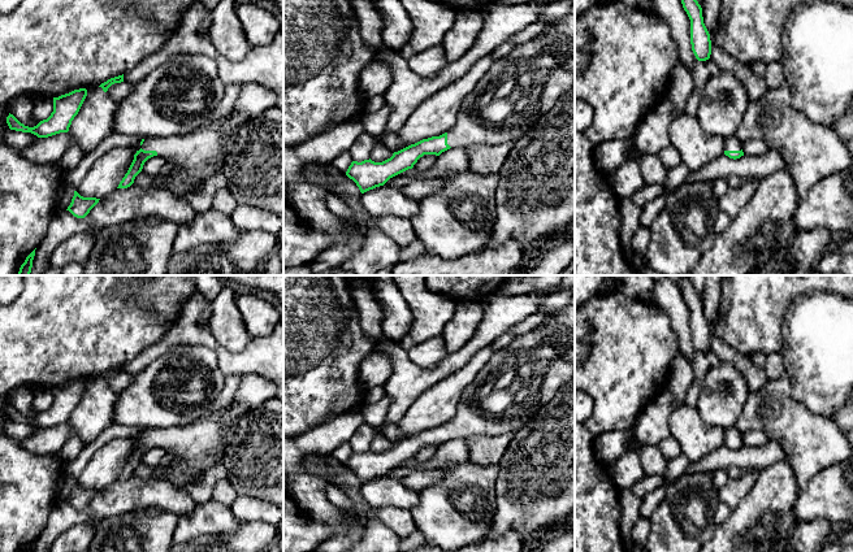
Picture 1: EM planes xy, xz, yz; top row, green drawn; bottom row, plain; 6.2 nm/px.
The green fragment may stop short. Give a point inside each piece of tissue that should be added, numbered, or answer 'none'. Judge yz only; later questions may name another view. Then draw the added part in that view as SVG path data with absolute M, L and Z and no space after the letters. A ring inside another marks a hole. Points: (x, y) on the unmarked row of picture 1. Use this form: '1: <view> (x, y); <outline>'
1: yz (732, 434); M736 427L724 430L724 442L741 442L741 433Z

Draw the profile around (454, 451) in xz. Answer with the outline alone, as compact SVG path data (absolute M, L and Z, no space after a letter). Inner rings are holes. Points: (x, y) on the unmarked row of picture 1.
M455 438L437 447L436 453L428 461L419 462L412 458L390 469L385 475L400 481L403 477L416 470L440 469L449 464L455 465L466 460L468 460L468 444L464 439Z

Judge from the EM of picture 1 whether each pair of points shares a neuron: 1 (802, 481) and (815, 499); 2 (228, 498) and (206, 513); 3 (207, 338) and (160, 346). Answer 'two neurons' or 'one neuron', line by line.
1: two neurons
2: two neurons
3: one neuron

